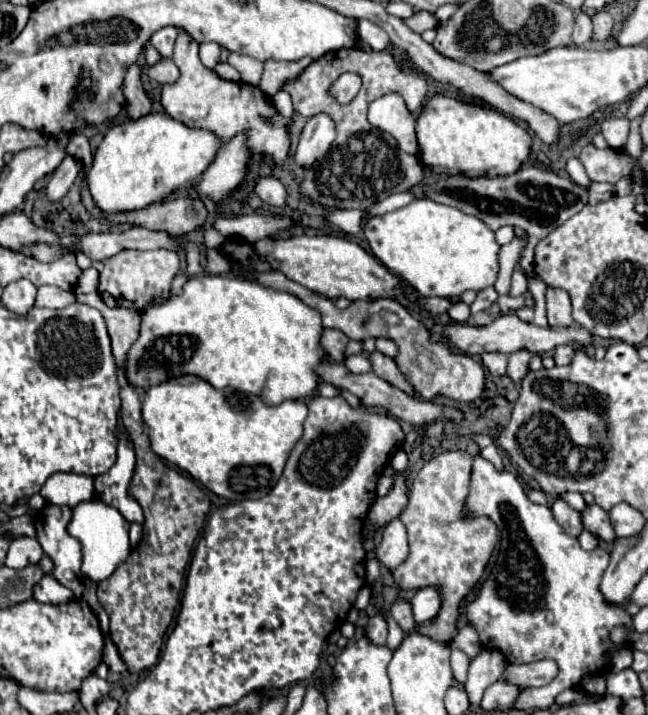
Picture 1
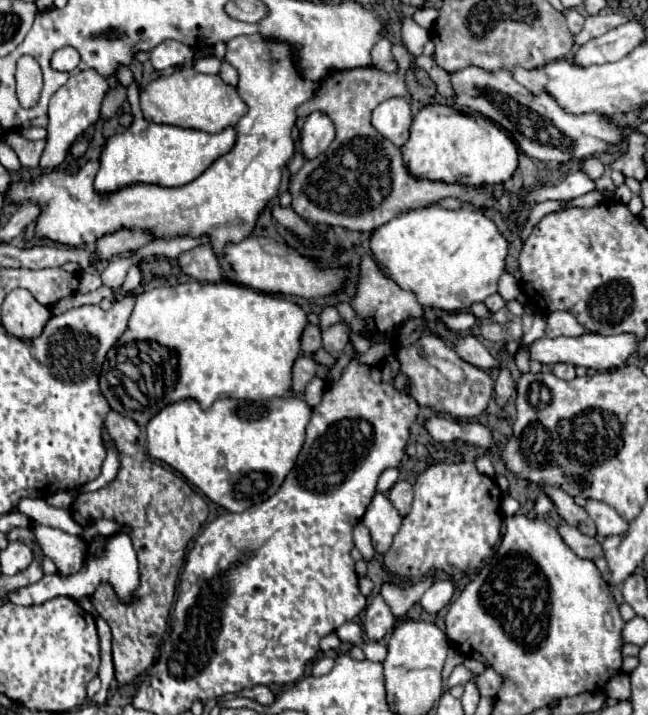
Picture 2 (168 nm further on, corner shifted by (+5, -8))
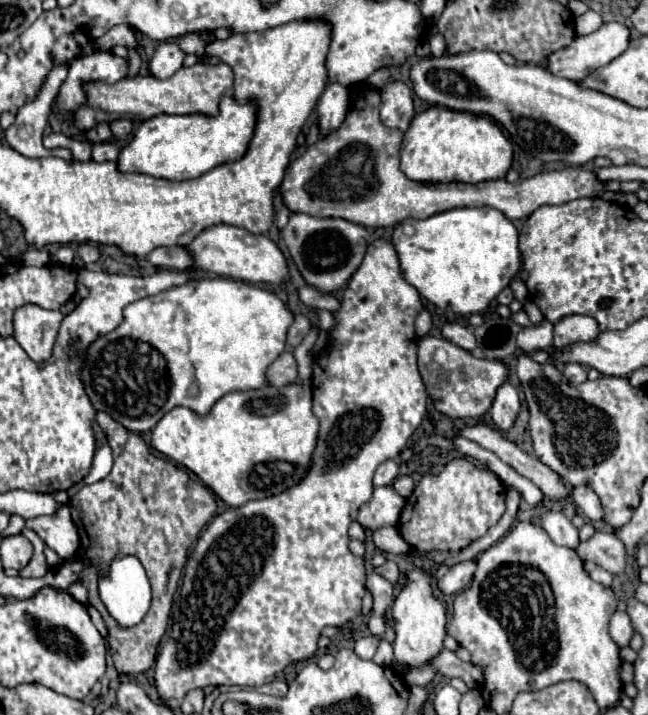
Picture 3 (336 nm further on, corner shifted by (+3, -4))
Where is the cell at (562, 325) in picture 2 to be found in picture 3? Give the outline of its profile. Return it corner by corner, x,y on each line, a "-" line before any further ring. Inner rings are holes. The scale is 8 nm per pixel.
570,314
554,324
554,346
564,348
574,342
594,340
594,336
598,336
598,332
600,332
598,322
594,318

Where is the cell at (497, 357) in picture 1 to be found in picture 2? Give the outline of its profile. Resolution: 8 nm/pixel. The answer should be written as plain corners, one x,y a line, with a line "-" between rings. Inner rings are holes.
462,336
462,338
458,338
452,344
452,348
456,350
456,354
462,360
466,360
472,366
478,366
482,370
490,370
490,368
496,368
498,366
498,362
490,356
490,352
474,336

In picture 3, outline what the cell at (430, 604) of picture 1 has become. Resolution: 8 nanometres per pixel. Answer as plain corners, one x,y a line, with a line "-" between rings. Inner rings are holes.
474,560
460,562
460,564
452,566
444,578
438,580
438,588
442,590
442,594
458,594
460,590
464,590
470,584
474,570
476,570

